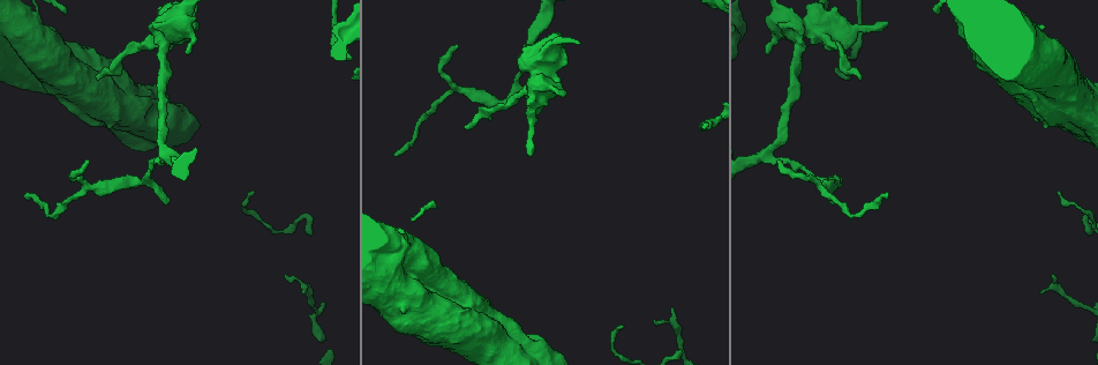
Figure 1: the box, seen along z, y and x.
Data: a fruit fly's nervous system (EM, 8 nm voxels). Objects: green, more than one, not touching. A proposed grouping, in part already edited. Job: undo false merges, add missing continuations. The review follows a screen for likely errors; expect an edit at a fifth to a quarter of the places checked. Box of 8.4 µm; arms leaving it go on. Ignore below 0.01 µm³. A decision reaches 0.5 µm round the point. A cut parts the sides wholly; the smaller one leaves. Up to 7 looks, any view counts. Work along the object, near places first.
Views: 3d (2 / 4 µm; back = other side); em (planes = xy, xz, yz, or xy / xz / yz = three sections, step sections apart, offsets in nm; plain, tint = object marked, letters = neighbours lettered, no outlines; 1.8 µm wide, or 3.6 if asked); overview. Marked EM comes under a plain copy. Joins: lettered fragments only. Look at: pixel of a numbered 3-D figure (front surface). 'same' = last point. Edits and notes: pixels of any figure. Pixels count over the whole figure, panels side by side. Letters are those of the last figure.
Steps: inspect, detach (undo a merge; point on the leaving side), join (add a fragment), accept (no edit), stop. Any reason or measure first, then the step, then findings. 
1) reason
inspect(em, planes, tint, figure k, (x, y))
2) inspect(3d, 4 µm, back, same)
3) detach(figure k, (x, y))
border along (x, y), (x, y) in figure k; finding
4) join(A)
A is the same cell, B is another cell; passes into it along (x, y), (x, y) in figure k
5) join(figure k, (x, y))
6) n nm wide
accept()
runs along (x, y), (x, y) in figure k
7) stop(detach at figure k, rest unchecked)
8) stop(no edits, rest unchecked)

sudden change in width
inspect(em, 3.6 µm, planes, letters, figure 1, (408, 271))

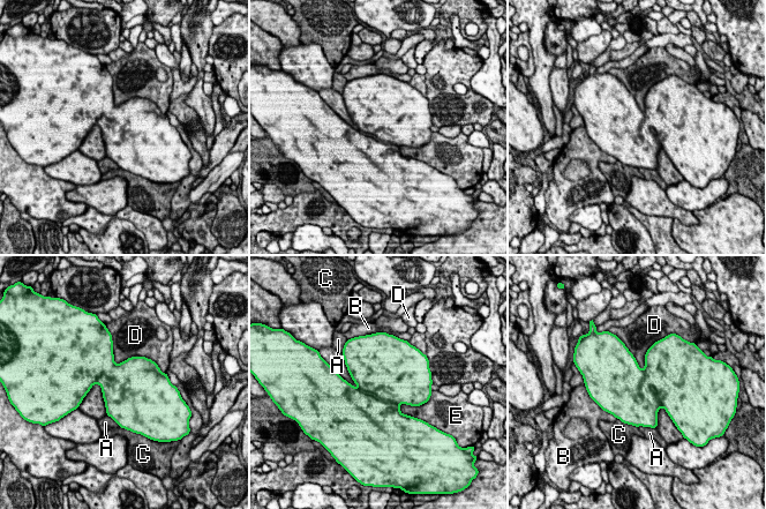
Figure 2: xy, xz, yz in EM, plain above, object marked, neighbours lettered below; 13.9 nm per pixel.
800 nm wide
detach(figure 2, (376, 376))
A, B, C, D and E are other cells; border along (358, 387), (381, 393), (398, 405) in figure 2; two neurons meet here

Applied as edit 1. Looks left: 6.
tapers out
inspect(3d, 2 µm, figure 1, (456, 49))

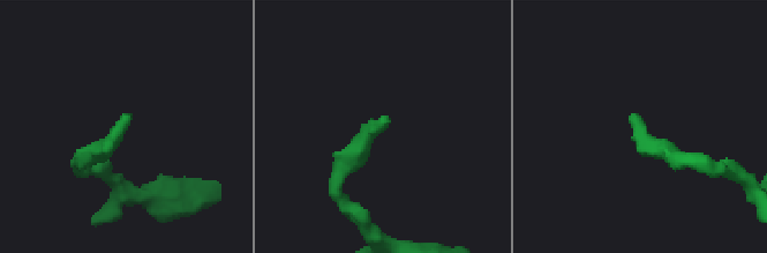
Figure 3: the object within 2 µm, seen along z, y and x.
inspect(em, planes, letters, figure 3, (125, 118))

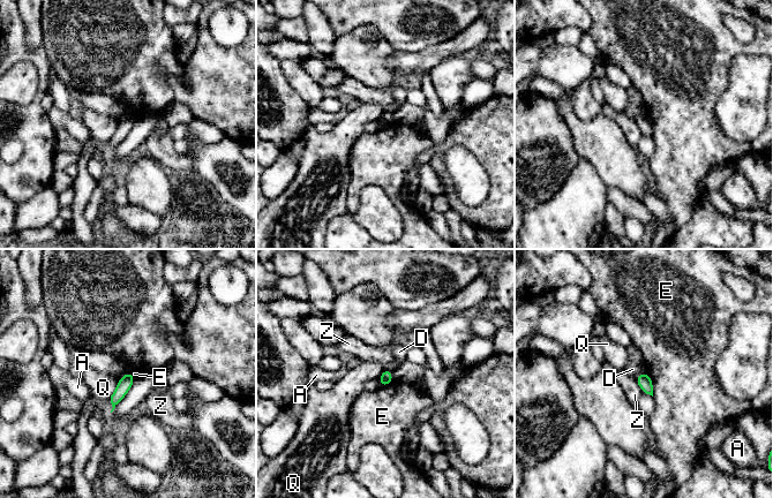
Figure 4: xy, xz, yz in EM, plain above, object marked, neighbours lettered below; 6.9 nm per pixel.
Q touches over 180 nm
accept()
A, D, E, Q and Z are other cells; border along (120, 378), (113, 393), (107, 399) in figure 4; none of them fits

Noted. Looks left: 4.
stop(detach at figure 2, rest unchecked)

